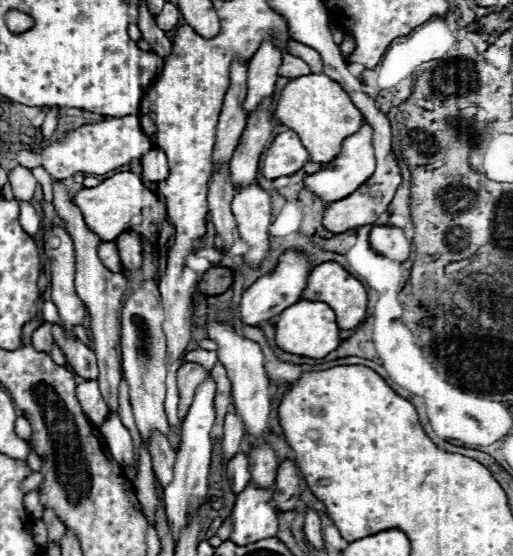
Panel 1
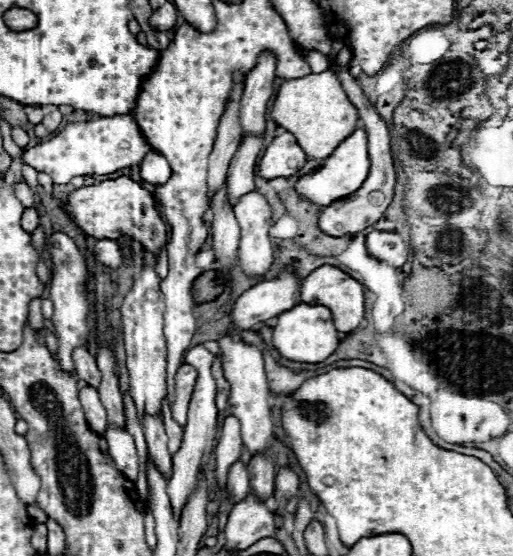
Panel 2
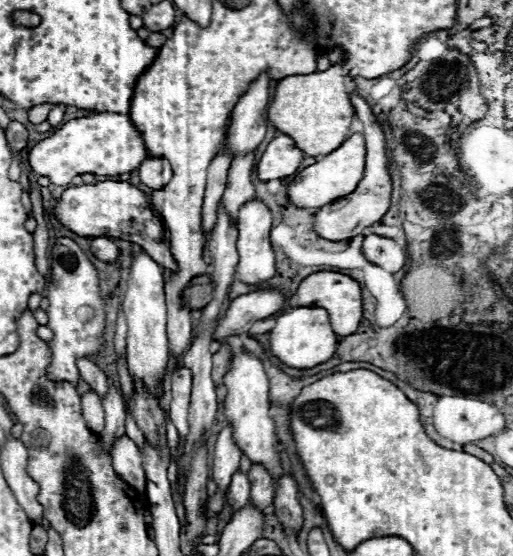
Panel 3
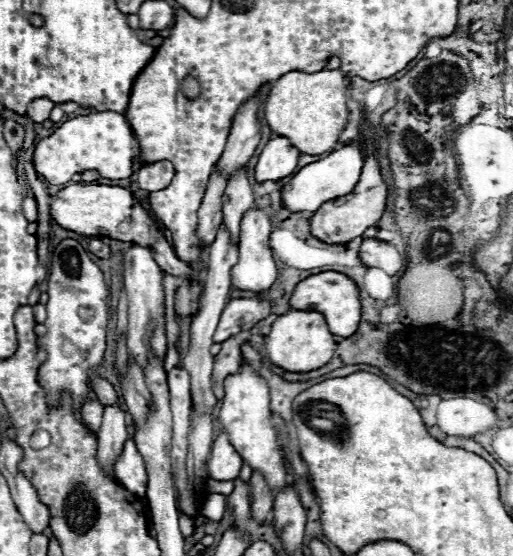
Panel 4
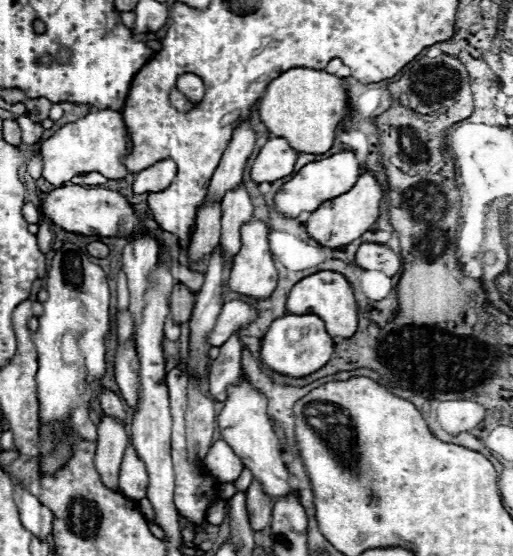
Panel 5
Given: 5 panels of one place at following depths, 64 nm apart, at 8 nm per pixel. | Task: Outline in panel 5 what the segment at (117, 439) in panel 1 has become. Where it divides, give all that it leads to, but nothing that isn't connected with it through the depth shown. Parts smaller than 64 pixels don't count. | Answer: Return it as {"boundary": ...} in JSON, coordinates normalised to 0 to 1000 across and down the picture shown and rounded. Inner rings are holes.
{"boundary":[[[250,802],[238,838],[234,838],[234,885],[269,903],[277,896],[285,896],[285,878],[288,878],[288,853],[281,842],[281,831],[265,820],[261,806]]]}

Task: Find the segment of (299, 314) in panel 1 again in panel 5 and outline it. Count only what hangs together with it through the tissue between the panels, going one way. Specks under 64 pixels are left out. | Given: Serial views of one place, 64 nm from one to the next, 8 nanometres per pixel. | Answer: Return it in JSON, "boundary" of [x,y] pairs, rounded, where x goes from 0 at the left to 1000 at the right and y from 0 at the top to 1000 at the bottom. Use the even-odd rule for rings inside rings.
{"boundary":[[[558,565],[550,572],[538,572],[522,590],[519,604],[511,608],[507,644],[511,644],[511,655],[519,655],[530,669],[542,669],[565,680],[593,680],[624,665],[628,658],[635,658],[647,640],[647,629],[651,629],[651,612],[639,604],[632,579],[620,568]]]}

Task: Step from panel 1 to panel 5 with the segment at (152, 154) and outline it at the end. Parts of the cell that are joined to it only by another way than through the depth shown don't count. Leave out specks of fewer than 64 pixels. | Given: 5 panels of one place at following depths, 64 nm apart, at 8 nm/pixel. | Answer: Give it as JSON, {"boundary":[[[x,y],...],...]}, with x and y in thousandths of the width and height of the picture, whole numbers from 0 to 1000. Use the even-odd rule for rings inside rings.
{"boundary":[[[324,284],[324,288],[296,295],[285,306],[273,306],[265,313],[257,342],[261,342],[261,349],[312,345],[312,342],[324,342],[335,331],[339,317],[343,317],[343,295],[331,284]]]}

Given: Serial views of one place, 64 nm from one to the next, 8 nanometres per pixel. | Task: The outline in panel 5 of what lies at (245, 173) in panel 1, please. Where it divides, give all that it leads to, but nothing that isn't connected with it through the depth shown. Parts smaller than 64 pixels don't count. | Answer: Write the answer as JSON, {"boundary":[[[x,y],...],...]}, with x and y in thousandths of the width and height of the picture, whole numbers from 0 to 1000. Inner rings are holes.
{"boundary":[[[476,331],[448,342],[433,360],[429,453],[441,464],[441,471],[468,453],[468,406],[491,392],[491,374],[495,371]]]}

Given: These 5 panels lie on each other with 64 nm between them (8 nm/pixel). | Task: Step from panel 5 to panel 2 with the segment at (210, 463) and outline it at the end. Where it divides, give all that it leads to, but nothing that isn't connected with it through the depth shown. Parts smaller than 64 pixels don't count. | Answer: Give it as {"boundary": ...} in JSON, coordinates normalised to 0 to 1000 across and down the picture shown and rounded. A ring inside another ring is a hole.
{"boundary":[[[444,748],[437,755],[425,802],[417,809],[421,817],[421,867],[429,878],[441,874],[444,867],[444,845],[452,831],[464,831],[472,813],[472,791],[468,791],[468,763],[456,748]]]}

